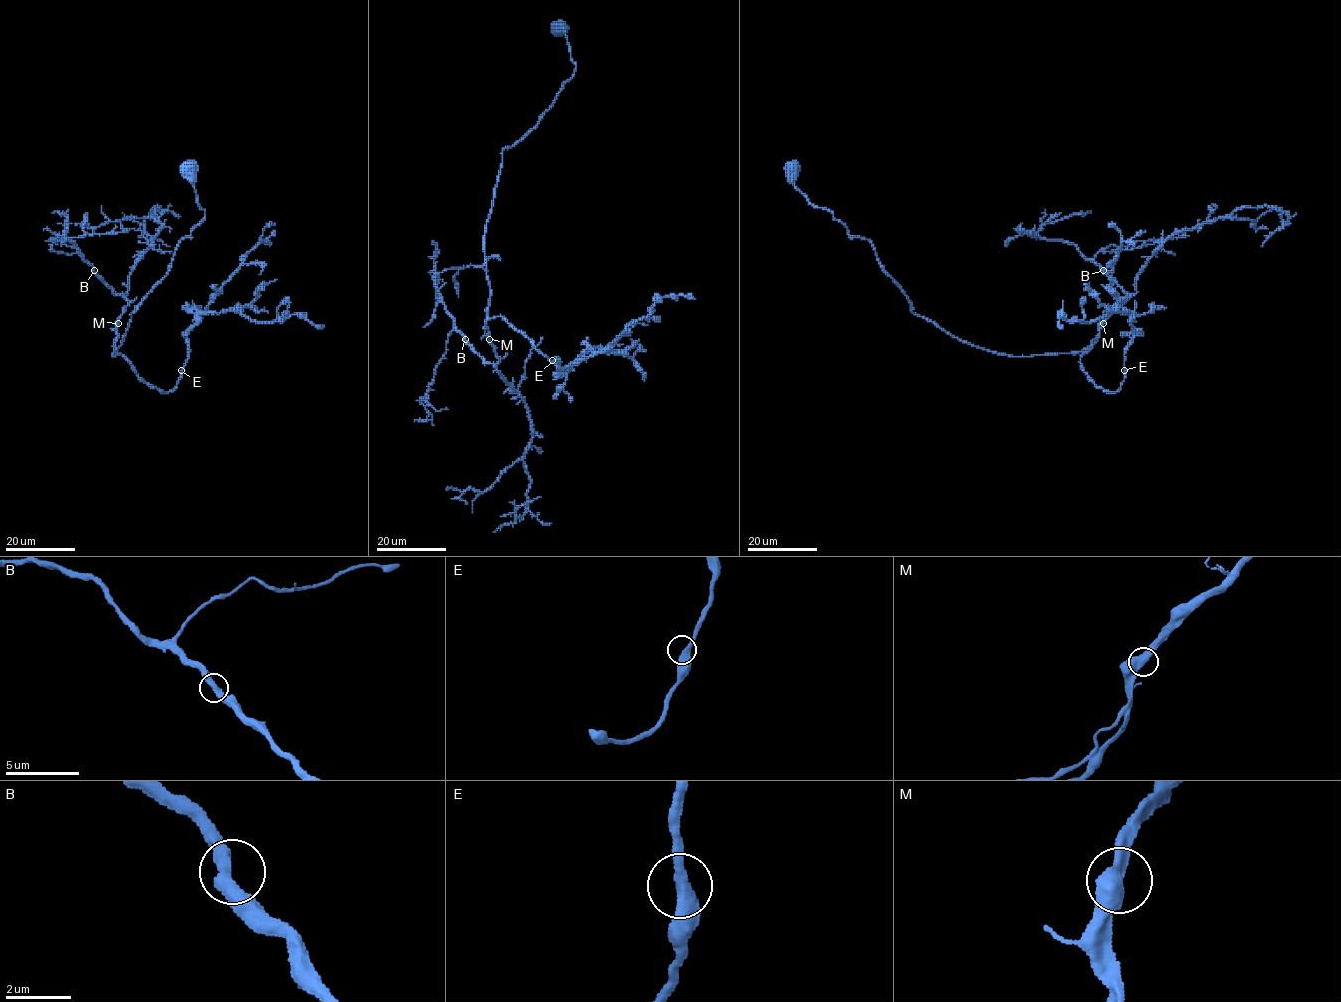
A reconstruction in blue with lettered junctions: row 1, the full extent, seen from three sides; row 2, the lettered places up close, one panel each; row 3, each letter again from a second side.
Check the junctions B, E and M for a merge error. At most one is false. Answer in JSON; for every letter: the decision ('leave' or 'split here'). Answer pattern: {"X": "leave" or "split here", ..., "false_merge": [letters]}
{"B": "leave", "E": "leave", "M": "leave", "false_merge": []}

